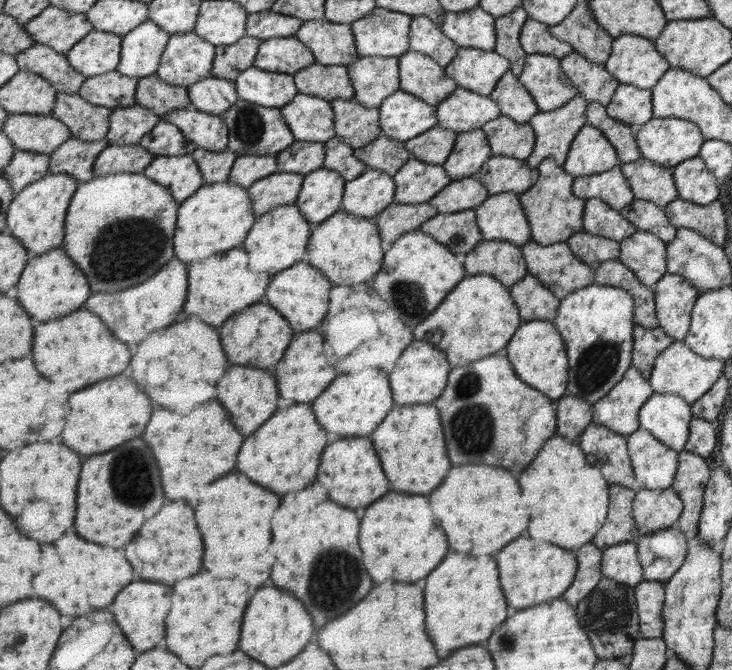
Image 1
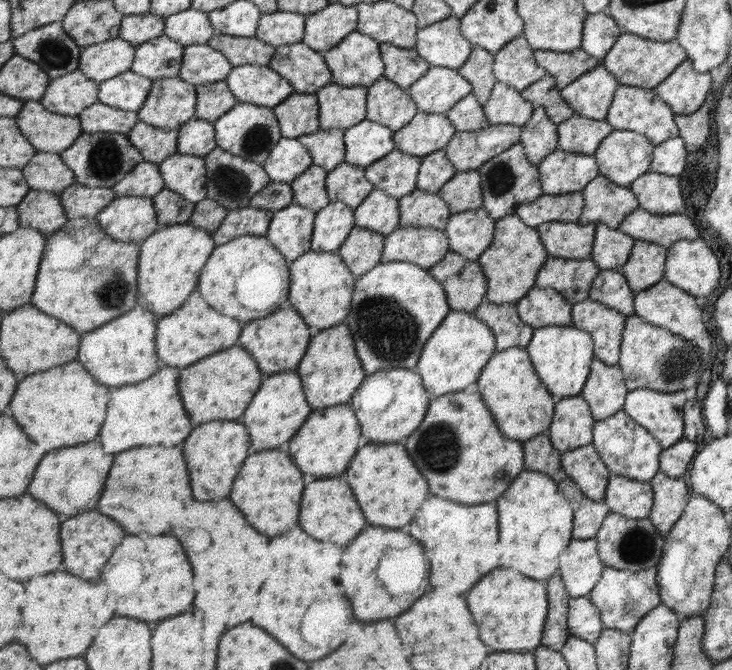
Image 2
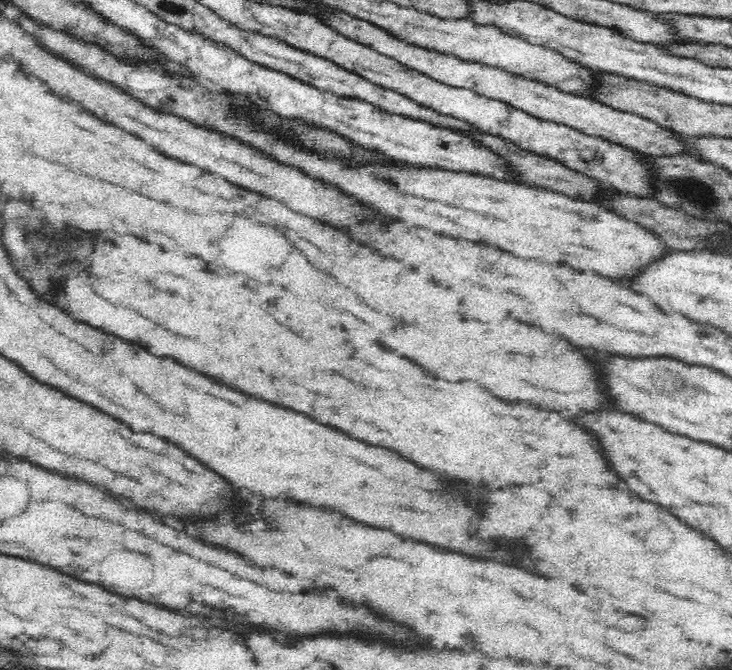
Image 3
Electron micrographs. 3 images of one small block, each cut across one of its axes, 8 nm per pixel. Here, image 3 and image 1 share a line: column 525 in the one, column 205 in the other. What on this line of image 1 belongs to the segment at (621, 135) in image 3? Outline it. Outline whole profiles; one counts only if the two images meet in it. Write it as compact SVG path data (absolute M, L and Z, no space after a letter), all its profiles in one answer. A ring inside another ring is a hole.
M209 76L191 86L188 86L191 106L222 116L239 100L236 83L232 80Z

